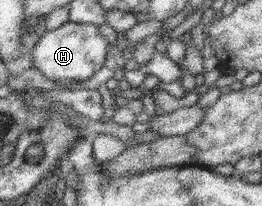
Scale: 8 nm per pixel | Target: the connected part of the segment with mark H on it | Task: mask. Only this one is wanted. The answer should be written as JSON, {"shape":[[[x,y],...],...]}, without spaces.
{"shape":[[[67,21],[55,30],[39,32],[39,40],[30,51],[32,66],[45,78],[68,88],[70,84],[89,79],[103,66],[107,48],[109,42],[101,36],[96,25]]]}

